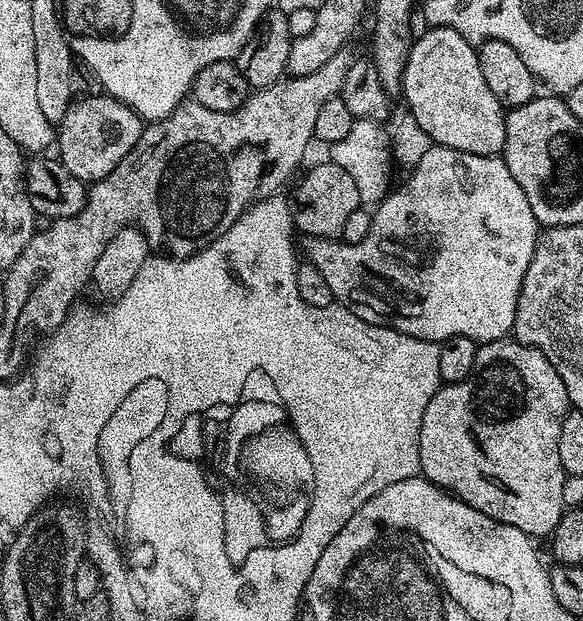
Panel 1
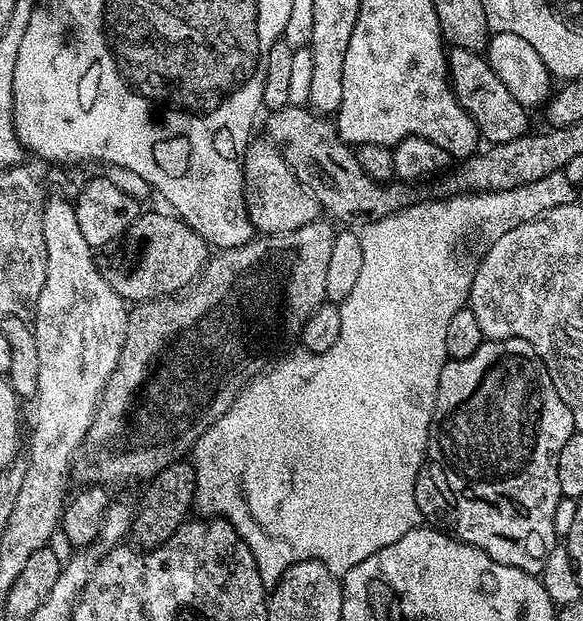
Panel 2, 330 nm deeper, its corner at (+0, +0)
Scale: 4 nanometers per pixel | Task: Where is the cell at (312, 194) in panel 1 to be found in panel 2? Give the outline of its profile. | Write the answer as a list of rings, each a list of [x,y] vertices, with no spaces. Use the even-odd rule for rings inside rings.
[[[256,138],[244,151],[244,201],[248,220],[260,234],[275,234],[298,230],[310,222],[321,219],[322,209],[314,194],[302,186],[302,182],[286,166],[282,154],[277,152],[267,139]]]

